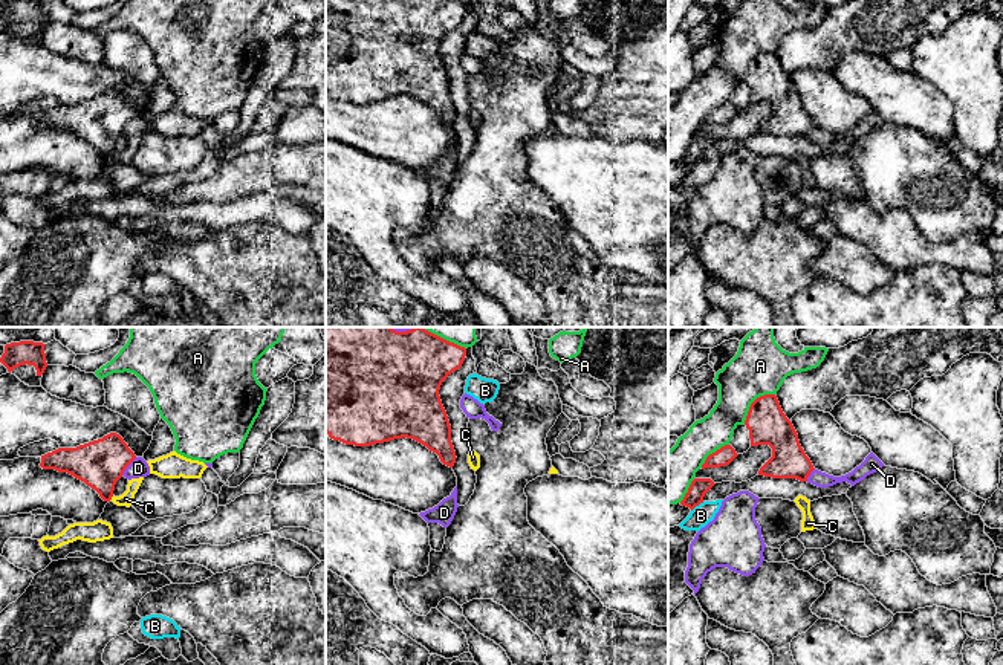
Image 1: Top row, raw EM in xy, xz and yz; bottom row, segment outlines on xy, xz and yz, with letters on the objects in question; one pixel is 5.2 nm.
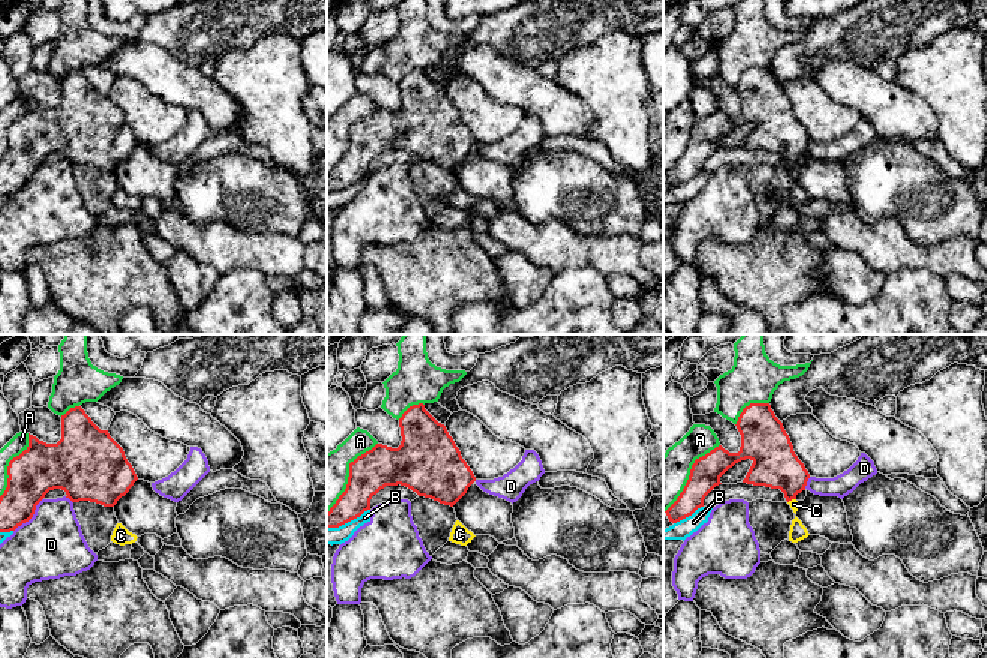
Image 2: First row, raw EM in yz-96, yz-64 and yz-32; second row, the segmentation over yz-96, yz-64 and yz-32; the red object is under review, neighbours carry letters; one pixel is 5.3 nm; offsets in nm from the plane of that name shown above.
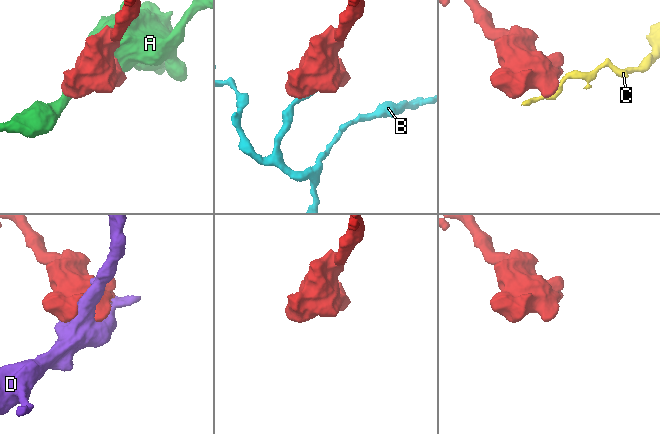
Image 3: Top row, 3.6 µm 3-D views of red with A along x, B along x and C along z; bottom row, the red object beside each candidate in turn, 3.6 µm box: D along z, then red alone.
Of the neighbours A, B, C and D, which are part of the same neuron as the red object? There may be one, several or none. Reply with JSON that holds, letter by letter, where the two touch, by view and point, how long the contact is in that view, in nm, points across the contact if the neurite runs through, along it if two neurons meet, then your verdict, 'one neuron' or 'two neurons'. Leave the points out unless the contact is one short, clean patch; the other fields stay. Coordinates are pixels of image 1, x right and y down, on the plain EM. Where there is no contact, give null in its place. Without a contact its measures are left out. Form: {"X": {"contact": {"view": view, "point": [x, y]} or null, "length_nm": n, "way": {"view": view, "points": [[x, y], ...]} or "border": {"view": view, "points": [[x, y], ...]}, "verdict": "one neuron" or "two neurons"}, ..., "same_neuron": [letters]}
{"A": {"contact": {"view": "yz", "point": [753, 60]}, "length_nm": 220, "verdict": "two neurons"}, "B": {"contact": {"view": "yz", "point": [697, 162]}, "length_nm": 90, "border": {"view": "yz", "points": [[704, 159], [691, 168]]}, "verdict": "two neurons"}, "C": {"contact": {"view": "xy", "point": [110, 156]}, "length_nm": 40, "border": {"view": "xy", "points": [[113, 153], [109, 158]]}, "verdict": "two neurons"}, "D": {"contact": {"view": "xy", "point": [127, 123]}, "length_nm": 130, "verdict": "two neurons"}, "same_neuron": []}

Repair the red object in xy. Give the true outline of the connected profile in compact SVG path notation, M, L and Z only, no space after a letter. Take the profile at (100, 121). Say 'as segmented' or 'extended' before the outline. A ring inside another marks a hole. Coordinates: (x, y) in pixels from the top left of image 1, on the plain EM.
as segmented; M110 90L76 105L58 105L41 113L43 127L67 130L95 147L104 159L113 154L115 142L136 116L124 96Z

